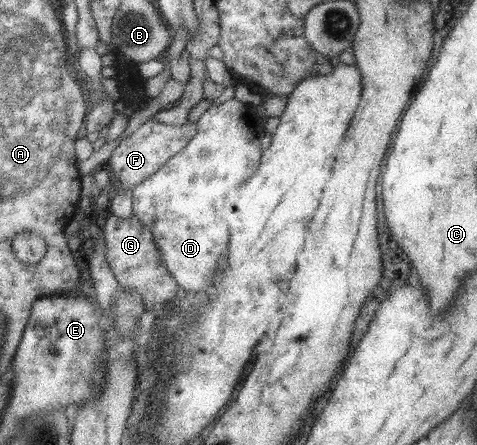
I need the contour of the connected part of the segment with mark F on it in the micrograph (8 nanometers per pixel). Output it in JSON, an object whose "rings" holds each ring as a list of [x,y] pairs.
{"rings":[[[156,119],[147,120],[130,136],[120,141],[114,149],[109,158],[112,170],[114,170],[114,177],[118,179],[122,187],[133,189],[155,174],[175,154],[178,154],[190,142],[196,131],[197,123],[194,122],[172,126],[164,125]]]}

